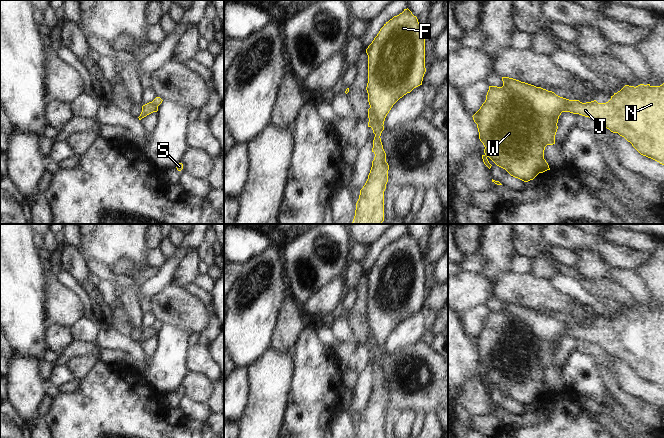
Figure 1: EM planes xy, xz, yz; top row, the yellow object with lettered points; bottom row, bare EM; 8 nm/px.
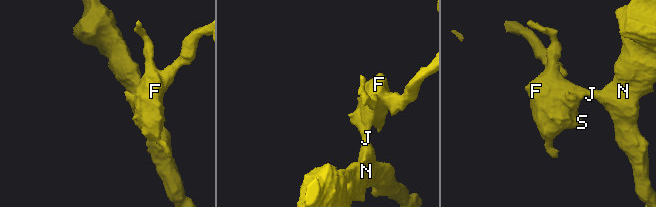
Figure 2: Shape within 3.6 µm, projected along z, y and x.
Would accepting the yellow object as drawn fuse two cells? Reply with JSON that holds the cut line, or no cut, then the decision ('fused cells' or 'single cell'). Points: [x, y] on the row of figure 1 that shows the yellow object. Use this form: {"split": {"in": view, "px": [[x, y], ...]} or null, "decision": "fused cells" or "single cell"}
{"split": {"in": "xz", "px": [[370, 107], [376, 119], [382, 125]]}, "decision": "fused cells"}

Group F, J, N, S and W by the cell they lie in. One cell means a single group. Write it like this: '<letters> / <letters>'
F S W / J N

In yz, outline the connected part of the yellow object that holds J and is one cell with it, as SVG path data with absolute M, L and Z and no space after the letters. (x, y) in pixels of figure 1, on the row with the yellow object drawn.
M664 83L660 86L625 85L606 103L596 100L582 103L575 100L563 112L579 114L597 120L605 128L624 137L643 156L664 165Z

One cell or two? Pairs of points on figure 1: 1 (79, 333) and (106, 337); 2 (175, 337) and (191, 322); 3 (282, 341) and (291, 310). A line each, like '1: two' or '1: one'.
1: two
2: two
3: one

